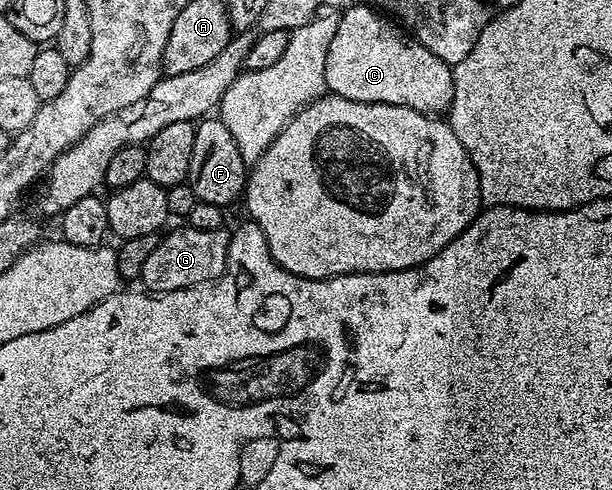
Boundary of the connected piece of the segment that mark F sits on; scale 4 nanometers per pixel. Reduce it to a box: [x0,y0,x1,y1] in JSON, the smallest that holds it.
[187,116,249,208]

